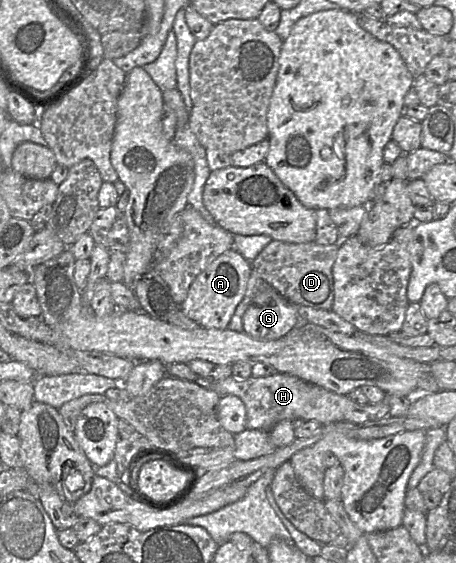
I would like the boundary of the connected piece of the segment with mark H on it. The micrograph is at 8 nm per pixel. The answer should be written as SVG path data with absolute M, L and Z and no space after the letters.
M279 372L265 377L251 376L245 380L237 380L233 377L210 380L197 376L193 382L203 388L213 390L220 396L234 395L240 398L246 408L247 429L269 431L278 422L285 419L303 419L317 421L322 425L331 425L340 421L363 423L390 416L390 406L385 398L375 404L360 405L346 395L331 392L312 383L304 383L297 377Z

